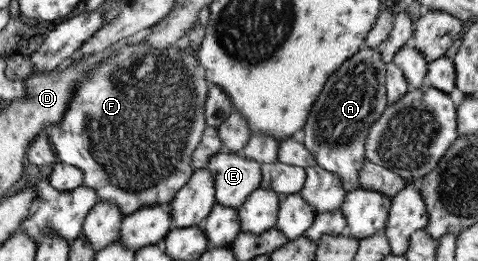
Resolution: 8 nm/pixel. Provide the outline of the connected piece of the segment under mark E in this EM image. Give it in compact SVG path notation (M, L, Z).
M220 151L207 161L206 168L213 176L215 203L238 209L245 198L260 186L259 162L235 152Z

